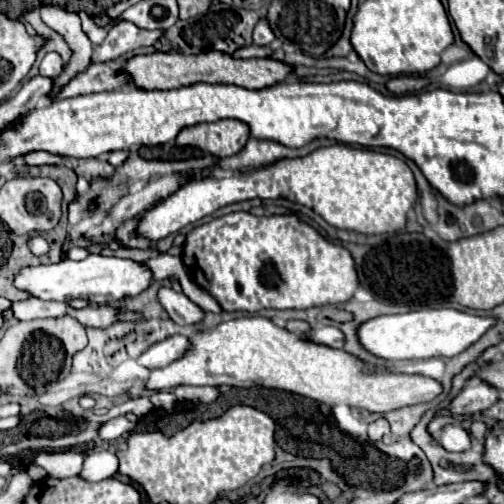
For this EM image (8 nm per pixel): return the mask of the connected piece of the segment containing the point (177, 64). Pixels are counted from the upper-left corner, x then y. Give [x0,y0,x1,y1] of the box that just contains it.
[126,51,294,89]

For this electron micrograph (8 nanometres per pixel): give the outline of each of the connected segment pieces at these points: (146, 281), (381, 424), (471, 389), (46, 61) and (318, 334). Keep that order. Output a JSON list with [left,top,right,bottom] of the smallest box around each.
[[16,255,152,305],[368,417,390,441],[452,379,500,415],[40,53,64,79],[306,327,344,347]]

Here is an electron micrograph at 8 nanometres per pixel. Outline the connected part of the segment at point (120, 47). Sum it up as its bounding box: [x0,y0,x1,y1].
[92,21,164,63]

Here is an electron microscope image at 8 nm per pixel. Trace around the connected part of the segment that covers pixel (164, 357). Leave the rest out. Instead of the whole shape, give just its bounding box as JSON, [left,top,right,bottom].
[138,335,192,369]

